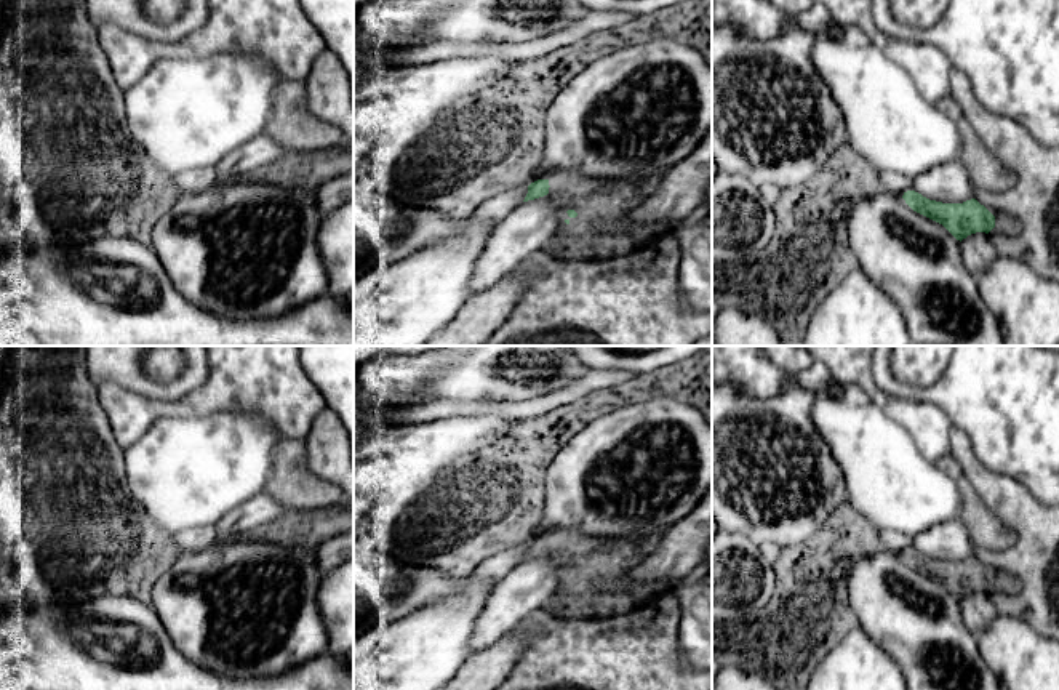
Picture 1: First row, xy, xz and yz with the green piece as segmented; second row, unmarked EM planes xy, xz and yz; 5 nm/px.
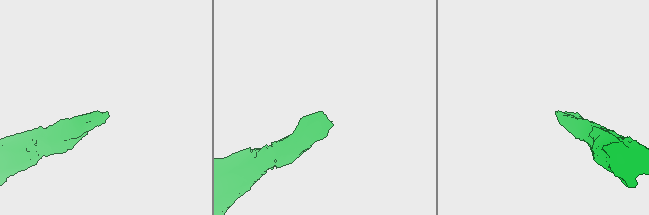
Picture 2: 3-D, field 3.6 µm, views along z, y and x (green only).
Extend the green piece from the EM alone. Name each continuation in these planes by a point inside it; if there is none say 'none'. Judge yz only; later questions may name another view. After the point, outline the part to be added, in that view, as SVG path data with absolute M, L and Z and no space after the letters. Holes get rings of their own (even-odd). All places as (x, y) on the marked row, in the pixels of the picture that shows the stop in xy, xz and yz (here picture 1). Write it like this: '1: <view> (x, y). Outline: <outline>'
none

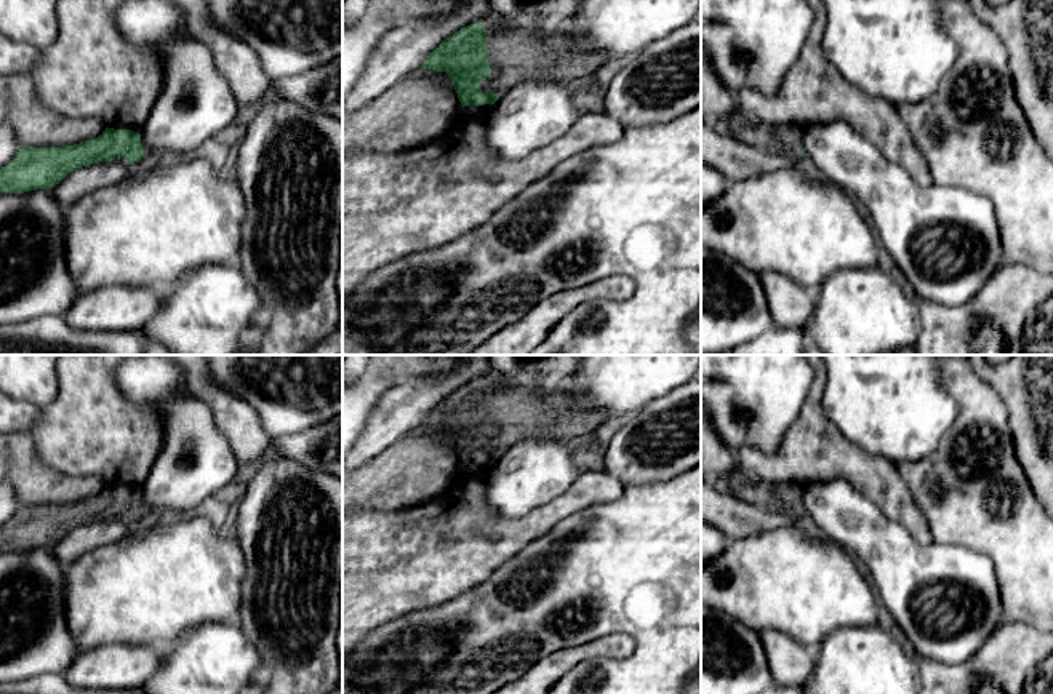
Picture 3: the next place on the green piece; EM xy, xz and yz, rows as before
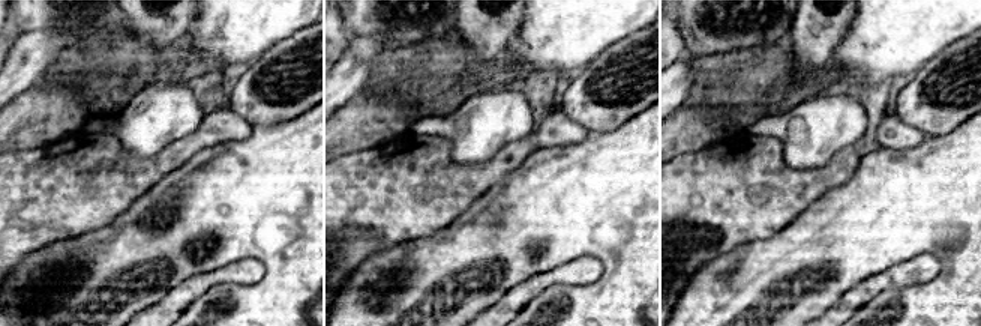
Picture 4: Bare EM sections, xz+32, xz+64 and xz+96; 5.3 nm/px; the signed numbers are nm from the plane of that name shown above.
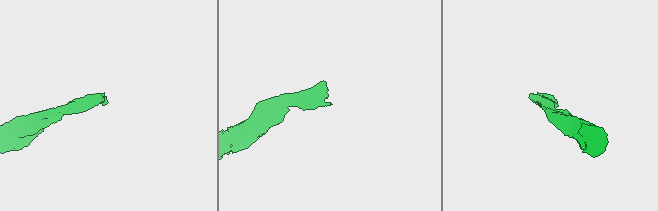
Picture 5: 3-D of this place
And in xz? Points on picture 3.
1: xz (506, 59). Outline: M491 21L482 24L486 32L491 74L480 83L480 91L502 96L523 77L526 51L510 30L502 30Z

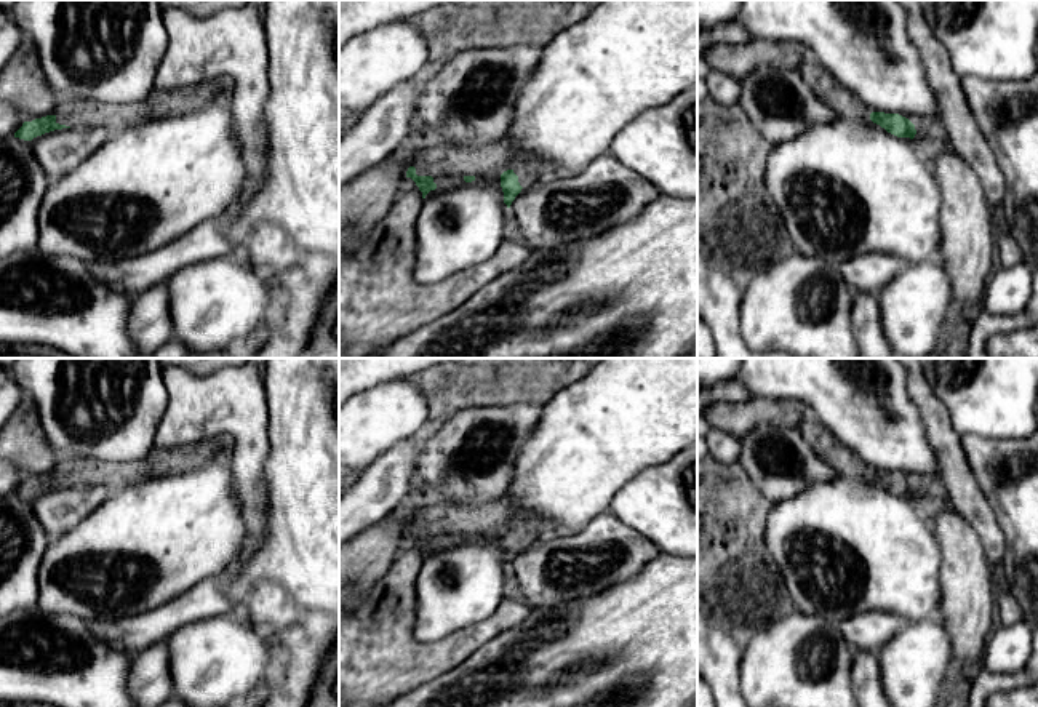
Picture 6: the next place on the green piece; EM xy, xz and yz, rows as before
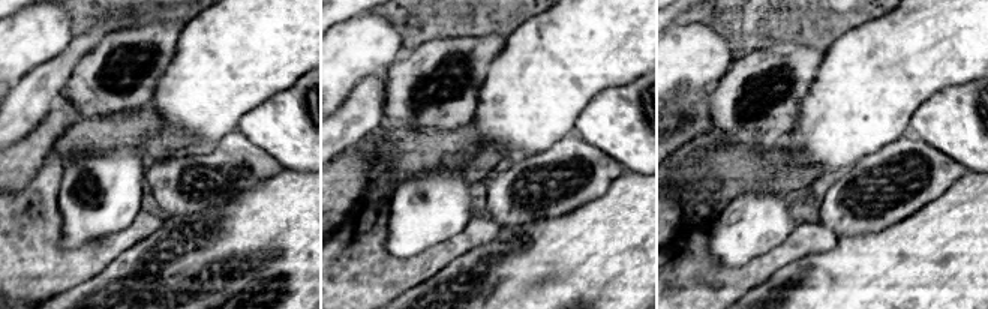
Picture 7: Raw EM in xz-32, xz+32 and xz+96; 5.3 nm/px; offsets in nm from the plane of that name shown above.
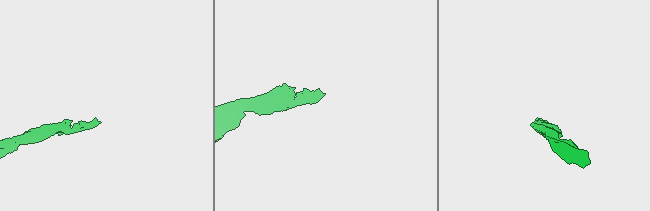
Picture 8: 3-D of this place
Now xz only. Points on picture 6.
none

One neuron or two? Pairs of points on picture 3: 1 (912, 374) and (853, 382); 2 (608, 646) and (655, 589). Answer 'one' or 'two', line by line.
1: one
2: two

